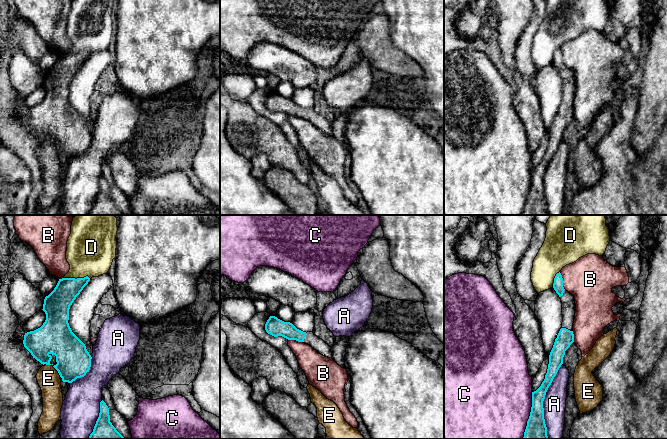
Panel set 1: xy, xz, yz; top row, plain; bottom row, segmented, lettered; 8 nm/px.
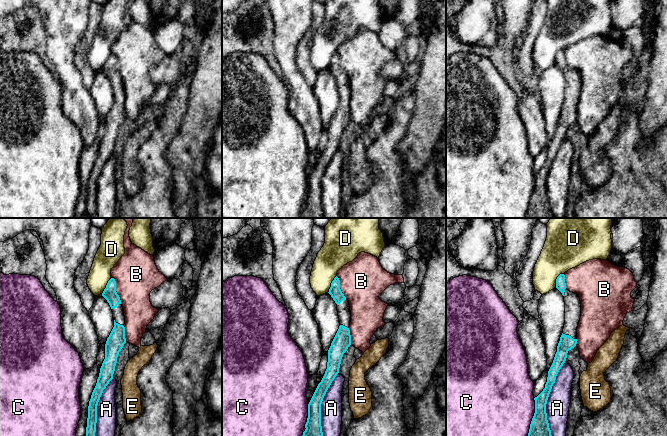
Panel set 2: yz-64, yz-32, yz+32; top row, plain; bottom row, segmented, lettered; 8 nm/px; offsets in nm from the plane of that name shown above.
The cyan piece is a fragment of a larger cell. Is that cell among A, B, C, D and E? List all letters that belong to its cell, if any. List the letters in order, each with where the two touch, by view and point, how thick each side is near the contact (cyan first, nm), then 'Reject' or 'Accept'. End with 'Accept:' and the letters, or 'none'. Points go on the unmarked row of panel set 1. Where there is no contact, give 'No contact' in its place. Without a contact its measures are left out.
A: Touches cyan at yz (543, 176). Thickness 170 nm (cyan) against 190 nm. Reject
B: Touches cyan at yz (562, 57). Thickness 80 nm (cyan) against 380 nm. Reject
C: Touches cyan at yz (530, 191). Thickness 190 nm (cyan) against 480 nm. Reject
D: Touches cyan at xy (74, 54). Thickness 200 nm (cyan) against 380 nm. Reject
E: Touches cyan at xy (57, 146). Thickness 280 nm (cyan) against 190 nm. Reject
Accept: none

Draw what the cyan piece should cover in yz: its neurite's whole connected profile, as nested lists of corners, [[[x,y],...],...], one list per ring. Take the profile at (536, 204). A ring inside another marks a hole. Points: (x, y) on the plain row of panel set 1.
[[[560,48],[554,54],[553,64],[562,78],[563,98],[549,131],[549,140],[545,155],[541,162],[532,168],[532,183],[523,215],[549,215],[544,195],[543,177],[549,162],[563,140],[565,127],[574,118],[575,74],[570,68],[564,65],[563,54]]]

